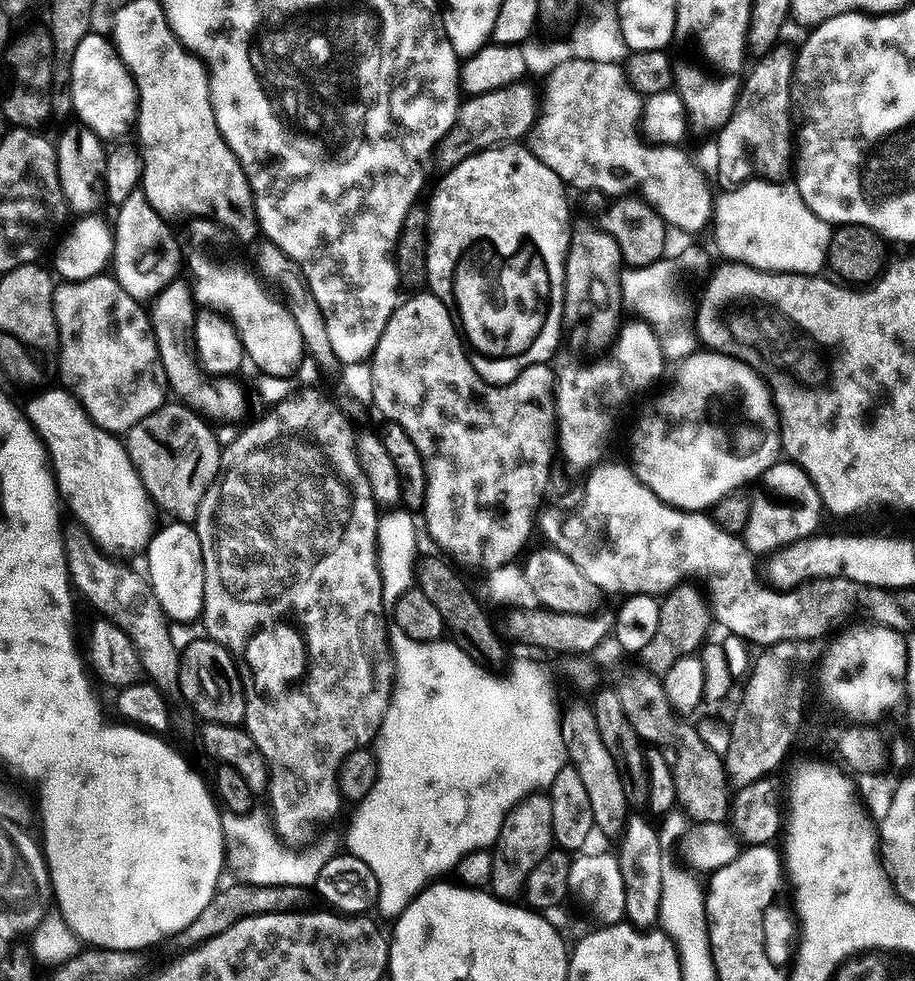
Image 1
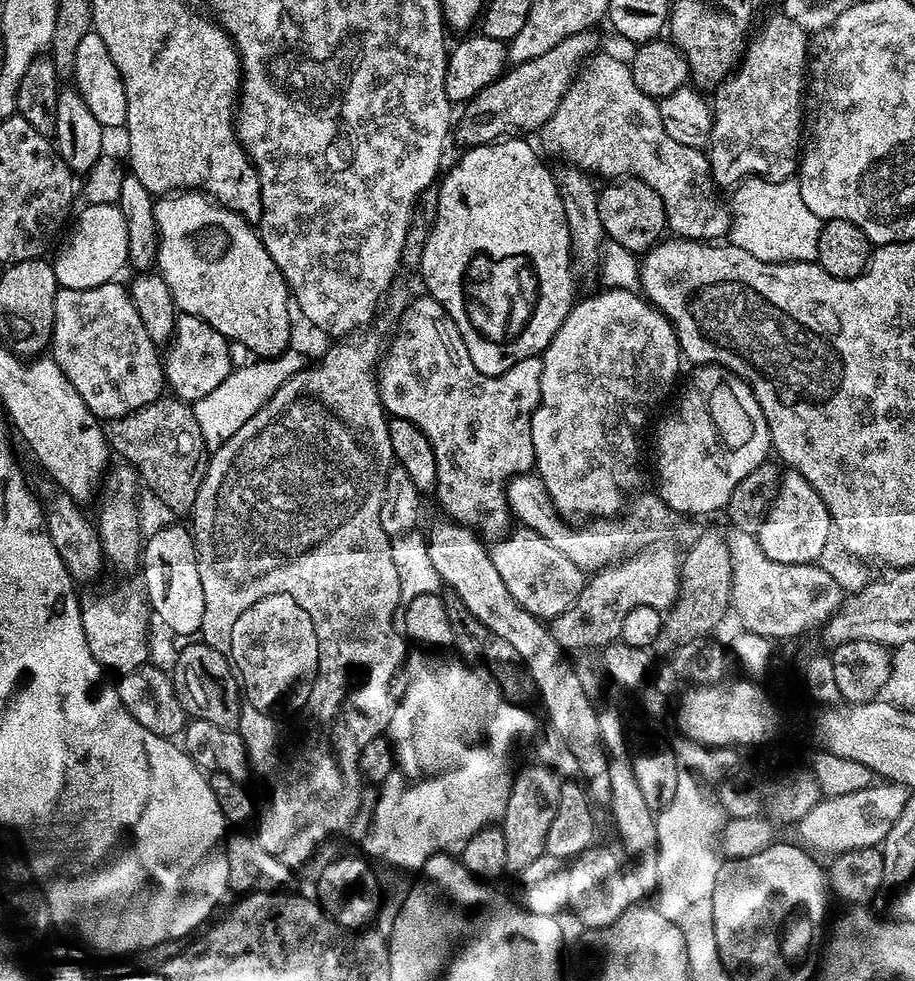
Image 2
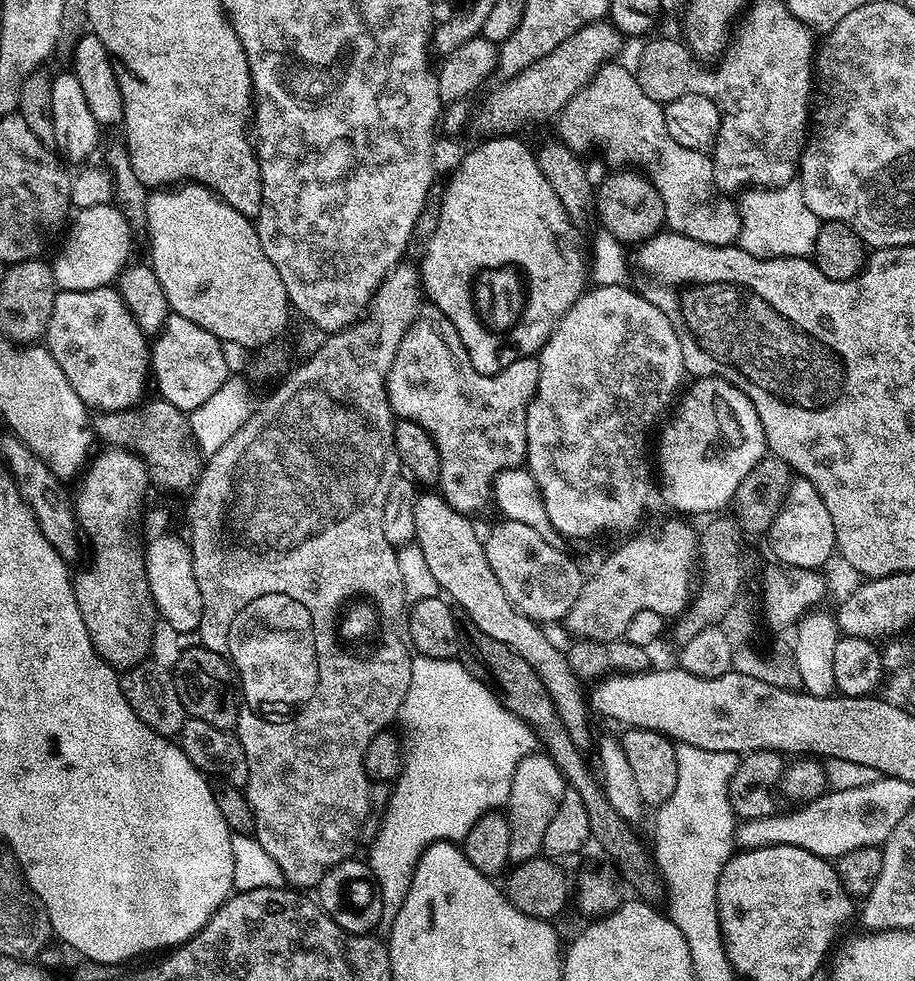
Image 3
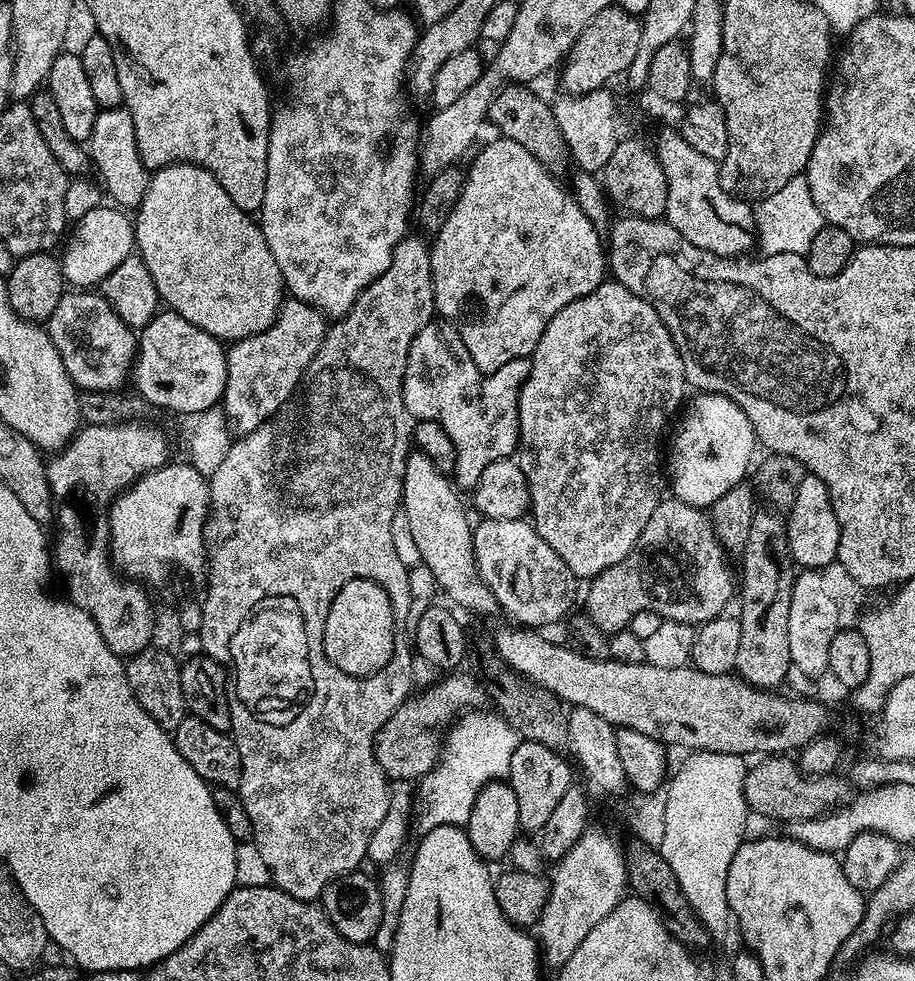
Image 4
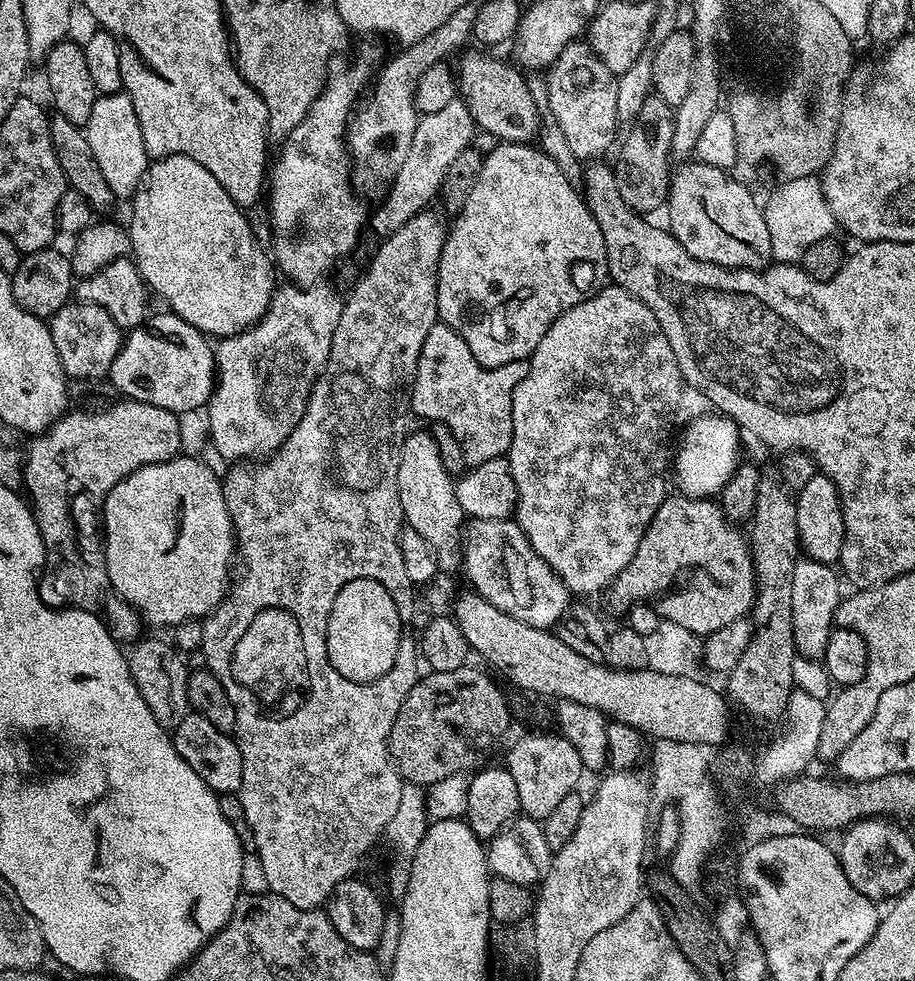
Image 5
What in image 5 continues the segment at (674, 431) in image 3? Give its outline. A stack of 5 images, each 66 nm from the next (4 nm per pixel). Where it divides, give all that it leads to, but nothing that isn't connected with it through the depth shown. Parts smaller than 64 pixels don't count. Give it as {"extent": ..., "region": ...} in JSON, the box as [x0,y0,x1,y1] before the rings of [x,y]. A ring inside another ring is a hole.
{"extent":[674,414,741,498],"region":[[[711,414],[700,416],[688,424],[688,429],[680,436],[680,445],[674,448],[674,476],[681,493],[701,498],[715,497],[730,482],[737,464],[741,463],[741,429],[728,416]]]}

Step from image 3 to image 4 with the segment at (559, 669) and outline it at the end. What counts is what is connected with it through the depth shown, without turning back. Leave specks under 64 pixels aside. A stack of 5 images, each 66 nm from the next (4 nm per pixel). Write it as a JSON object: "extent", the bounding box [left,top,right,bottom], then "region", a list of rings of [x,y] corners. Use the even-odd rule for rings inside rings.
{"extent":[402,450,498,616],"region":[[[418,450],[409,451],[404,471],[402,514],[410,522],[411,536],[418,546],[423,567],[428,568],[435,587],[441,593],[444,591],[457,609],[465,608],[480,616],[492,616],[498,612],[498,605],[494,594],[490,594],[486,582],[482,582],[480,577],[472,541],[474,524],[468,521],[468,512],[459,495],[461,493],[455,483],[440,472],[438,466],[426,458],[426,454]]]}

